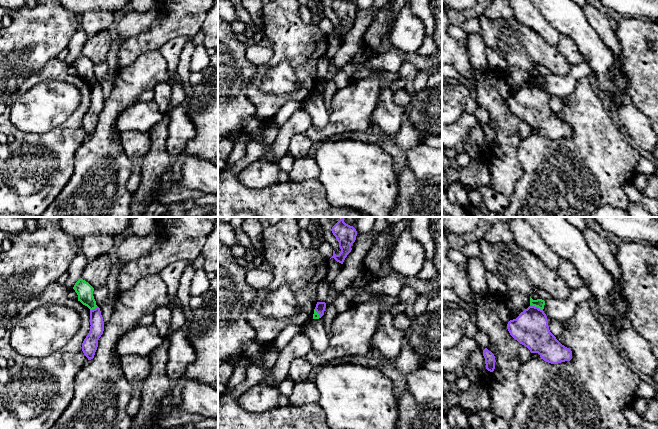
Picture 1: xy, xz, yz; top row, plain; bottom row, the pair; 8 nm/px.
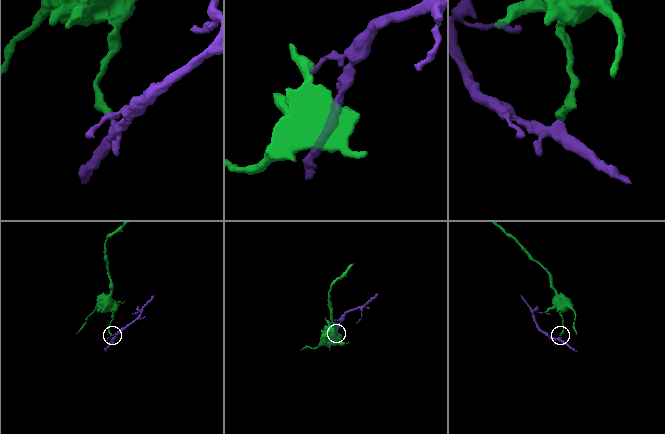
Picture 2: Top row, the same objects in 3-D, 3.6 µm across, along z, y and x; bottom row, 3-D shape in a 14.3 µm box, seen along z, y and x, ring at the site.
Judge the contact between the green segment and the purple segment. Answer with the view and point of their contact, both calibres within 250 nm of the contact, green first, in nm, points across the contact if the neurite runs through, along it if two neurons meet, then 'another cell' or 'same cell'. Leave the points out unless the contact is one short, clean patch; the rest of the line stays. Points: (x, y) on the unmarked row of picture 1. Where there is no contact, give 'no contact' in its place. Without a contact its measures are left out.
yz (536, 82) | 70/280 nm | along yz (530, 80), (542, 86) | another cell

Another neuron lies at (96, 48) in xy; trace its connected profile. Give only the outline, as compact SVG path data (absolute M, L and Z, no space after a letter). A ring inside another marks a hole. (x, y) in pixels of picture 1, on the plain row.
M103 30L95 36L88 38L82 49L82 55L88 58L94 65L104 63L107 59L110 44L109 30Z

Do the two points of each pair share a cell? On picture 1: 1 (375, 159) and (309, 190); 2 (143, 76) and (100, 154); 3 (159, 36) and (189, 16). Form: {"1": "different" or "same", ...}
{"1": "different", "2": "same", "3": "same"}

